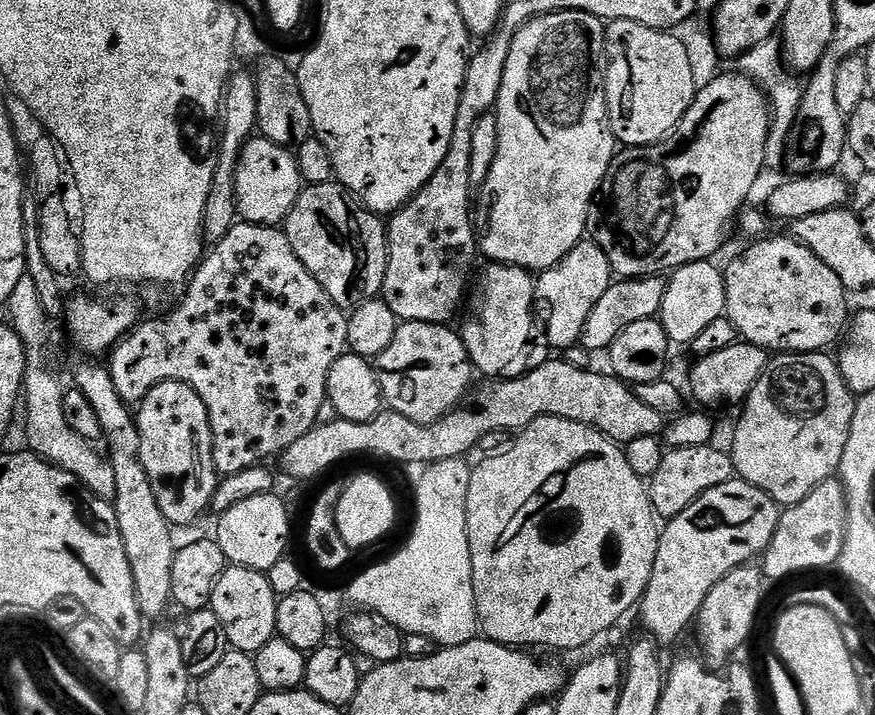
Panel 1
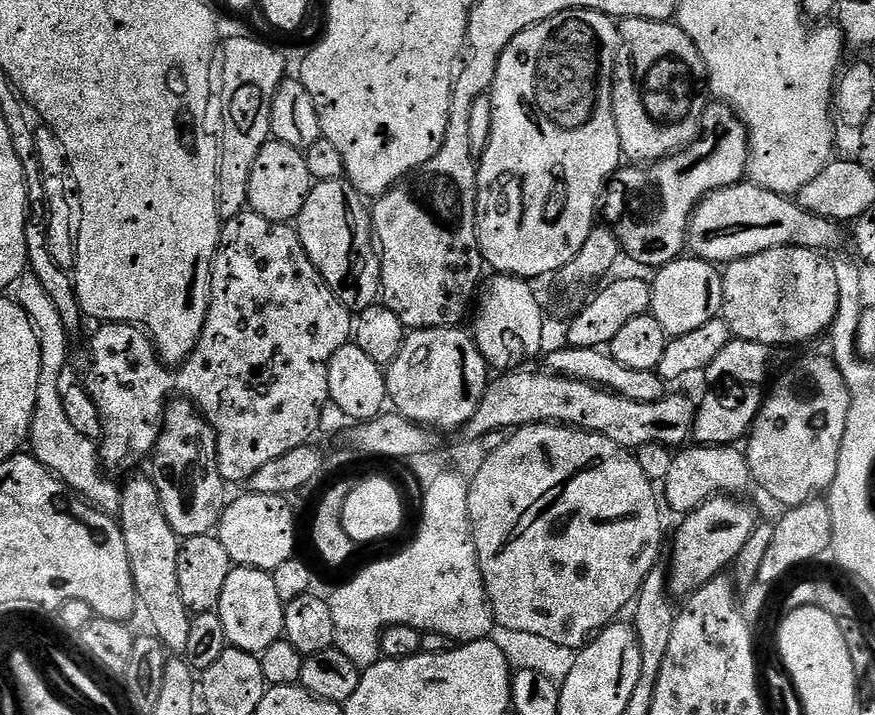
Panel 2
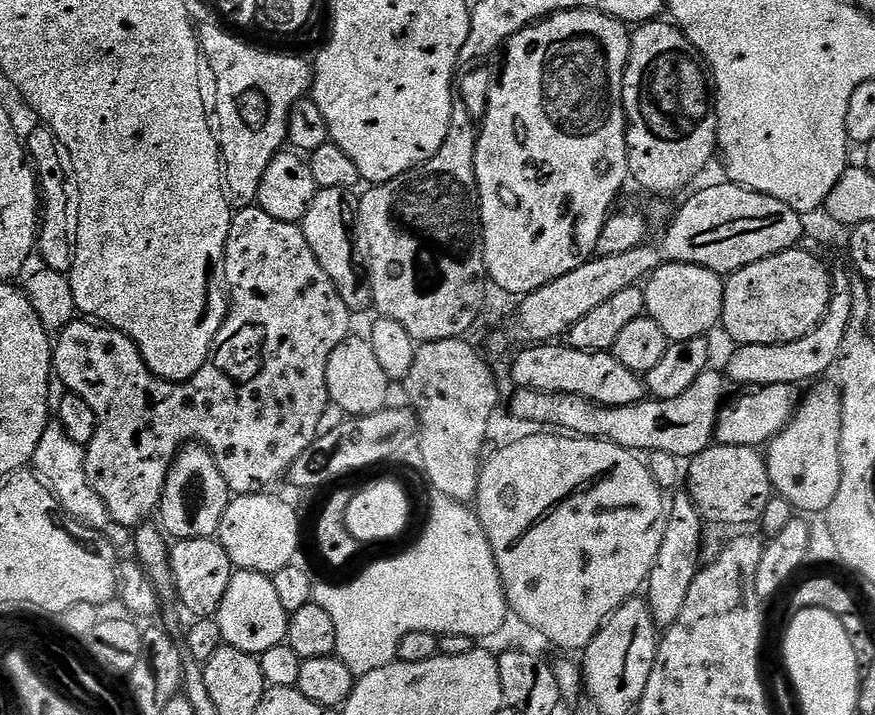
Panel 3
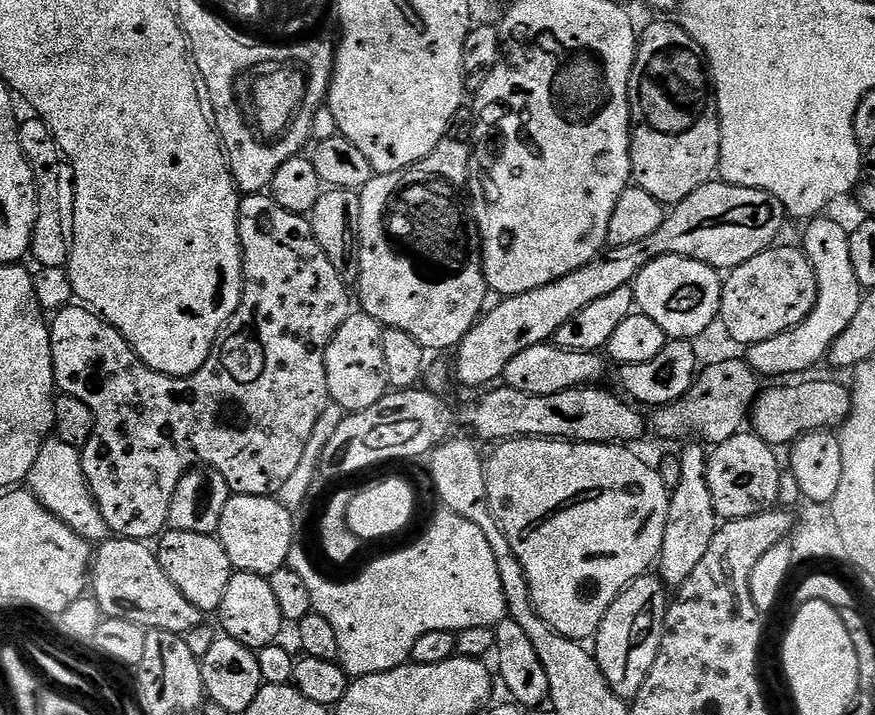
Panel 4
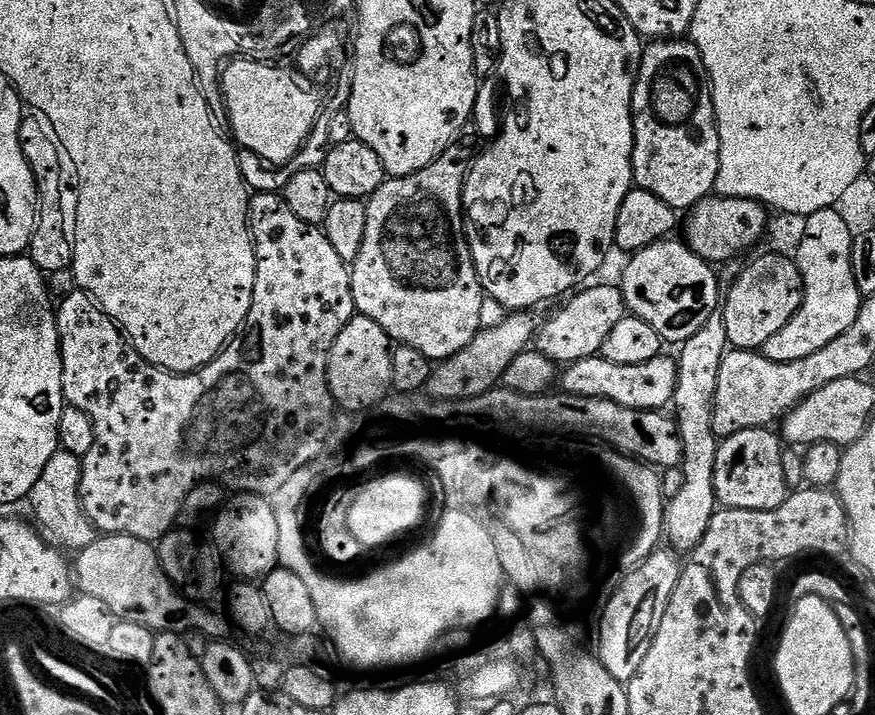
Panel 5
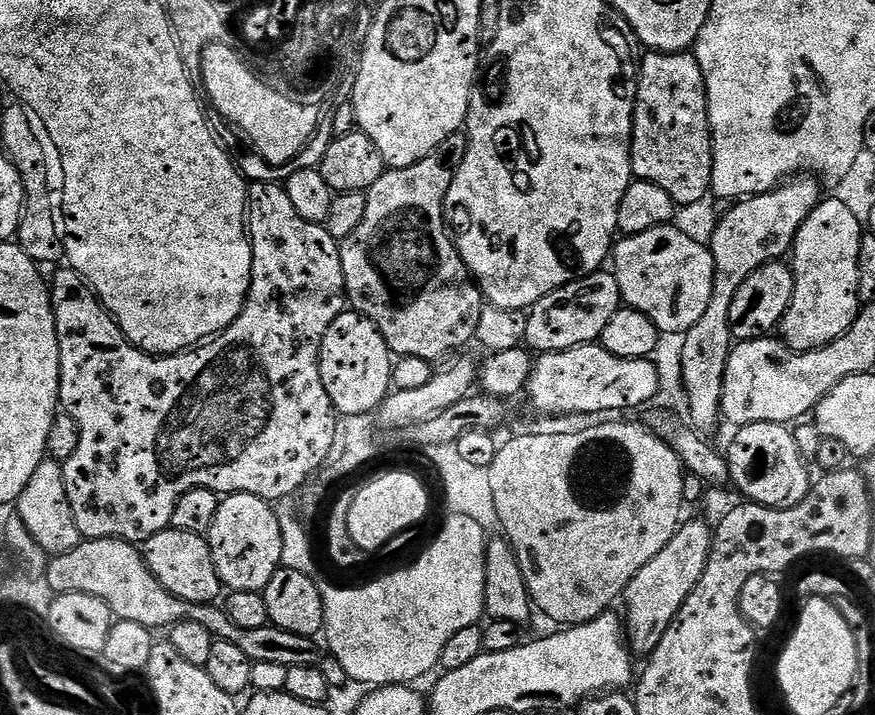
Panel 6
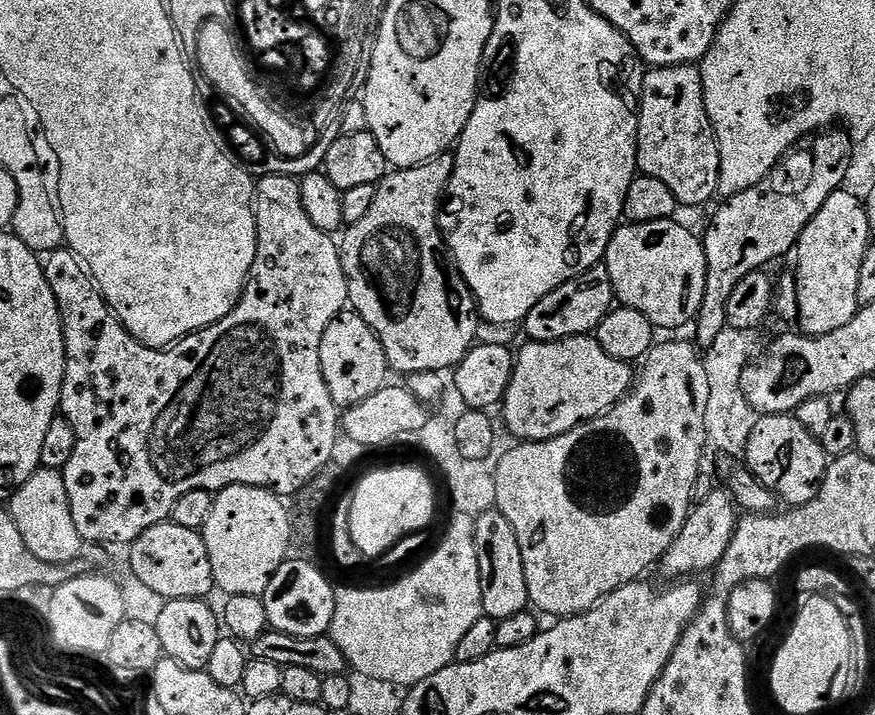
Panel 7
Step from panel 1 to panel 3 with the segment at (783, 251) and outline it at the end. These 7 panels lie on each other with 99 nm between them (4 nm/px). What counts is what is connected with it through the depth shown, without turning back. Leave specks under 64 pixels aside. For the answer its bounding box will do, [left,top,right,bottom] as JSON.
[722,247,834,345]

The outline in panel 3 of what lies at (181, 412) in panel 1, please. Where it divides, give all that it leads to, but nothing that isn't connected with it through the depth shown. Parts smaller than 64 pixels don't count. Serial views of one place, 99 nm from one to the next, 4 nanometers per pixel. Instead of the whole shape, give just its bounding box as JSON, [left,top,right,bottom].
[158,442,229,541]

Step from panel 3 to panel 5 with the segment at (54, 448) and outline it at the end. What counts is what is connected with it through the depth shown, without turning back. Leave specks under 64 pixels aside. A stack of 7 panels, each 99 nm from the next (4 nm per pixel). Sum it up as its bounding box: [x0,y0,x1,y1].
[26,450,98,554]

